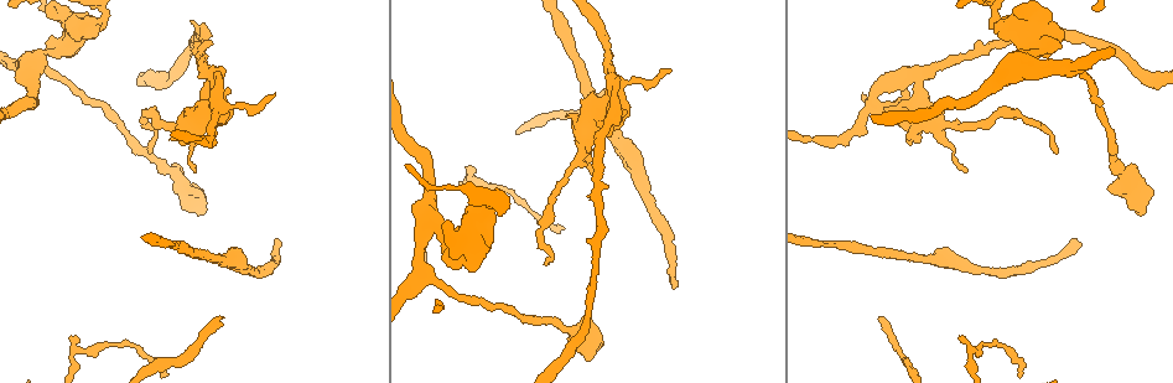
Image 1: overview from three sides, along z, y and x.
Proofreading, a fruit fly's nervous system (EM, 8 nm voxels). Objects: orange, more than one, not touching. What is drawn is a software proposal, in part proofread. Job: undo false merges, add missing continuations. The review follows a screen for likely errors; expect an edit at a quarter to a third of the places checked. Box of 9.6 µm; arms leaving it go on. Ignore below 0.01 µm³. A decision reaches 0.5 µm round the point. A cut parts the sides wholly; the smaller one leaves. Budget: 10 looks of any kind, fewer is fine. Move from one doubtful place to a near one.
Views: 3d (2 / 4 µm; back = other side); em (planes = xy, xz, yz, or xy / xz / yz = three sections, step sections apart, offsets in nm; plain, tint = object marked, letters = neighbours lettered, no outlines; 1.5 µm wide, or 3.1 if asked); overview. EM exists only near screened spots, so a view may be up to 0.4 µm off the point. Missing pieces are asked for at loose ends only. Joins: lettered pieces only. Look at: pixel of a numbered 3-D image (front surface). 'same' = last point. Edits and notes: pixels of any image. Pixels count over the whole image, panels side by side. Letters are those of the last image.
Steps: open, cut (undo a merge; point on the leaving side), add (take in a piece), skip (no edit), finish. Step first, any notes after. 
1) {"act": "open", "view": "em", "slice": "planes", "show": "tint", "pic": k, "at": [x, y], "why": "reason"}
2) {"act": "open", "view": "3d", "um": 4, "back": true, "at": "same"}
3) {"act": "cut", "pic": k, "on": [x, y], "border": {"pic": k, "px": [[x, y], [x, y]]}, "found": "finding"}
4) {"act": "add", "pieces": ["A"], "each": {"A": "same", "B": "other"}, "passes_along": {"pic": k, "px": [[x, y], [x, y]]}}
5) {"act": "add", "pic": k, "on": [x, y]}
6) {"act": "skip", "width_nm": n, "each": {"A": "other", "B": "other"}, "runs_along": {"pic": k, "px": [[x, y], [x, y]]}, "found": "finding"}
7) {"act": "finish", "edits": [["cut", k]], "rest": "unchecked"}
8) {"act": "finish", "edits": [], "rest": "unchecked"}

{"act": "open", "view": "3d", "um": 4, "pic": 1, "at": [276, 242], "why": "end of a long branch"}

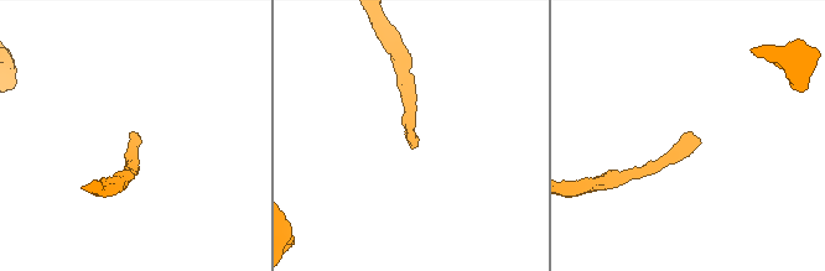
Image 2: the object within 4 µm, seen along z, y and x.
{"act": "open", "view": "em", "slice": "xz", "step": 4, "show": "tint", "pic": 2, "at": [133, 135]}

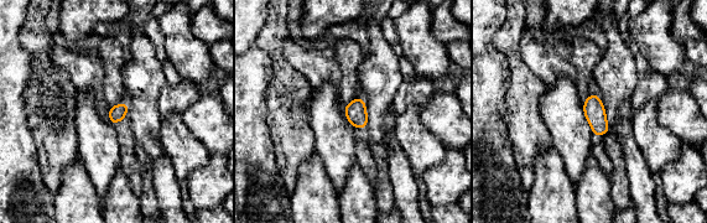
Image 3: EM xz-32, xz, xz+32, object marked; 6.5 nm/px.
{"act": "open", "view": "em", "slice": "planes", "show": "letters", "at": "same"}

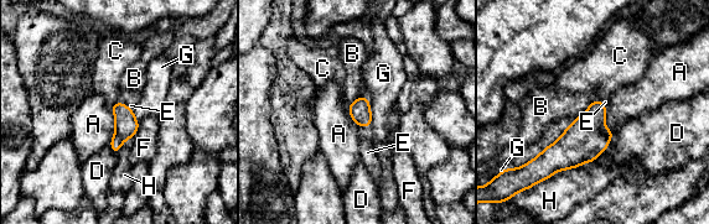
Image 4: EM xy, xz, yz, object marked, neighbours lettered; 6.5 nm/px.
{"act": "add", "pieces": ["E"], "longest_contact_nm": ["H", 260], "each": {"A": "other", "B": "other", "C": "other", "D": "other", "E": "same", "F": "other", "G": "other", "H": "other"}, "found": "the cell continues"}

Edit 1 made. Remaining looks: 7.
{"act": "open", "view": "em", "slice": "xz", "step": 8, "show": "tint", "pic": 1, "at": [72, 338], "why": "tapers out"}

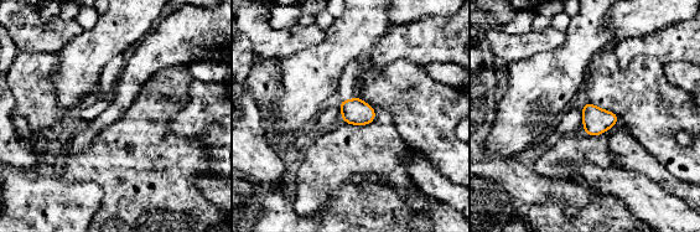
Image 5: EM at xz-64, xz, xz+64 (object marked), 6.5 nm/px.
{"act": "open", "view": "em", "slice": "planes", "show": "letters", "at": "same", "why": "another direction"}

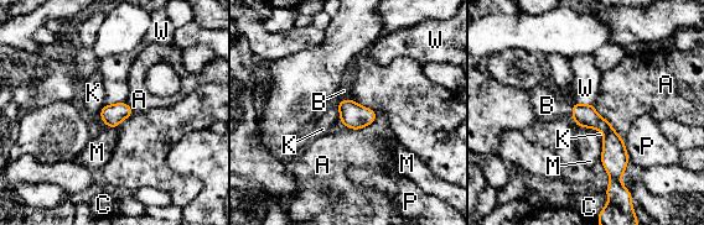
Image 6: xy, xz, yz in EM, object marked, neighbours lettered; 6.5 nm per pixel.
{"act": "add", "pieces": ["B"], "each": {"A": "other", "B": "same", "C": "other", "K": "other", "M": "other", "P": "other", "W": "other"}, "passes_along": {"pic": 6, "px": [[585, 115], [573, 110], [547, 105]]}, "found": "the cell continues"}

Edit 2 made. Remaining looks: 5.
{"act": "finish", "edits": [["add", 4], ["add", 6]], "rest": "unchecked"}

